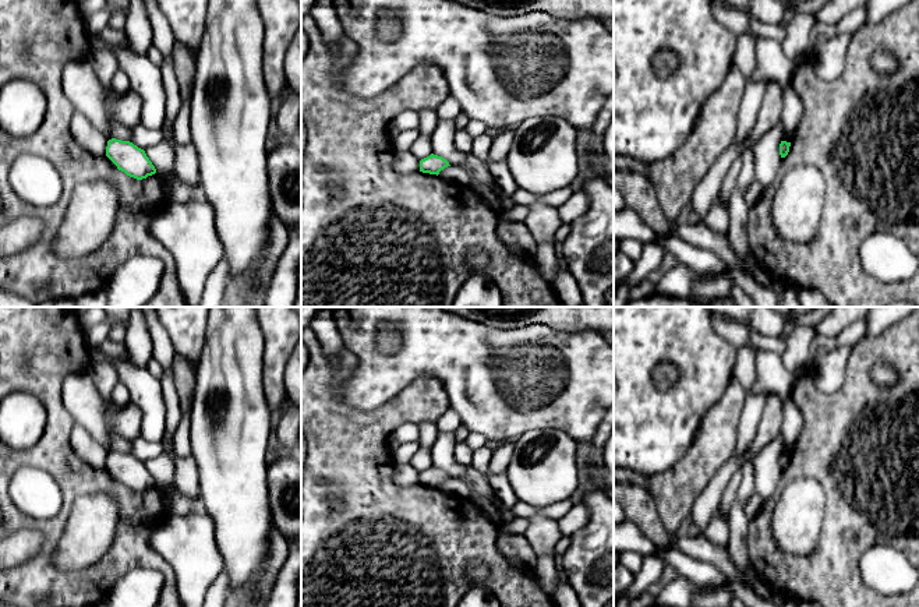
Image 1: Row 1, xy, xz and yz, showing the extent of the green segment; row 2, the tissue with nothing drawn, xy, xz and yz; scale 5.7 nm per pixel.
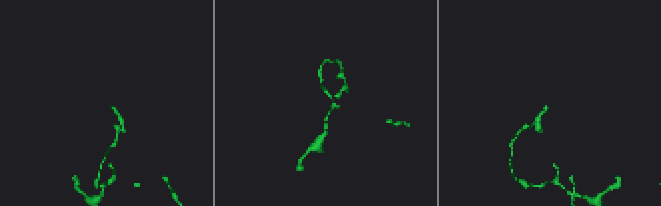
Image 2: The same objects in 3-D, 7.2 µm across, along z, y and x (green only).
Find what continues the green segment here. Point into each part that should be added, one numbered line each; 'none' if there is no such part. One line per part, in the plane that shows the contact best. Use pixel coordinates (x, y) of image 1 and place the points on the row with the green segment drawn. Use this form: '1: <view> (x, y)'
none

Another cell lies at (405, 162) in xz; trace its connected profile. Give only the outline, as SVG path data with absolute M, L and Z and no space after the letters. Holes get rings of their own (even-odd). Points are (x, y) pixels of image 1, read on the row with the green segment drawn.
M396 149L392 167L397 173L410 174L420 170L420 160L410 151Z

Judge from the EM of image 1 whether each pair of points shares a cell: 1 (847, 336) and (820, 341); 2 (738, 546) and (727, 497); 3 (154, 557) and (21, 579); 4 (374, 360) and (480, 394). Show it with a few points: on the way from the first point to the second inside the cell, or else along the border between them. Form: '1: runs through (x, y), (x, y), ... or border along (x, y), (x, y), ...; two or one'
1: runs through (840, 339), (827, 341); one
2: border along (743, 479), (727, 521); two
3: runs through (120, 558), (96, 579), (88, 582), (55, 582); one
4: runs through (400, 363), (449, 363), (453, 367); one

